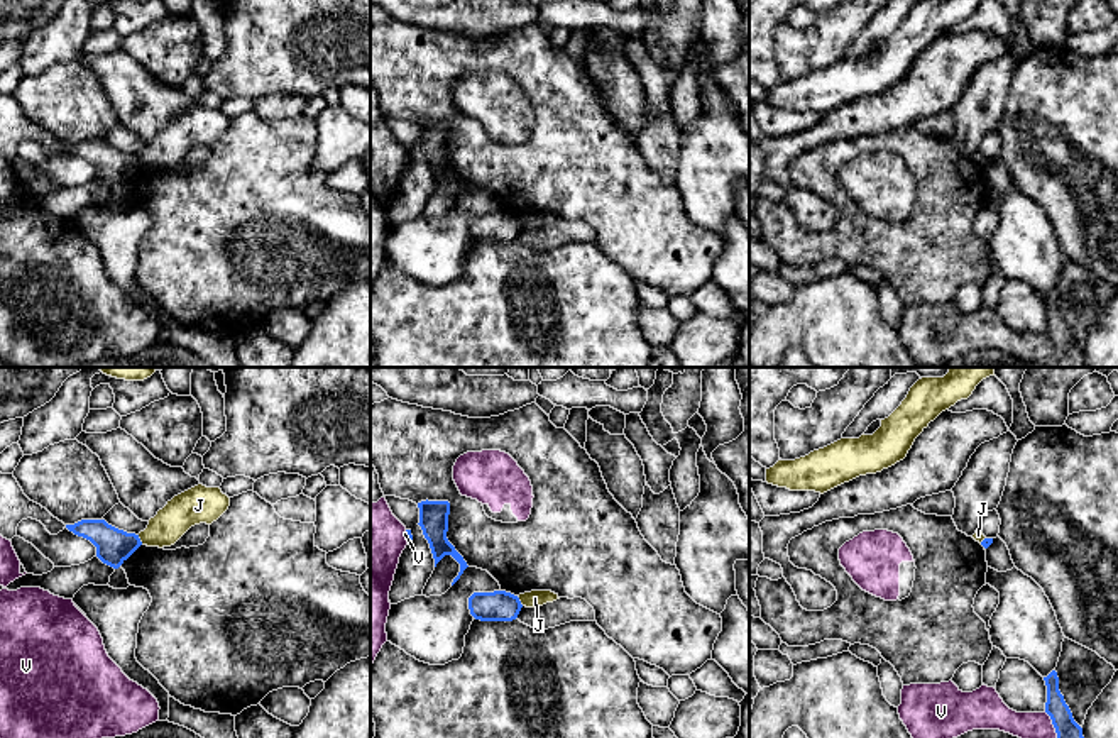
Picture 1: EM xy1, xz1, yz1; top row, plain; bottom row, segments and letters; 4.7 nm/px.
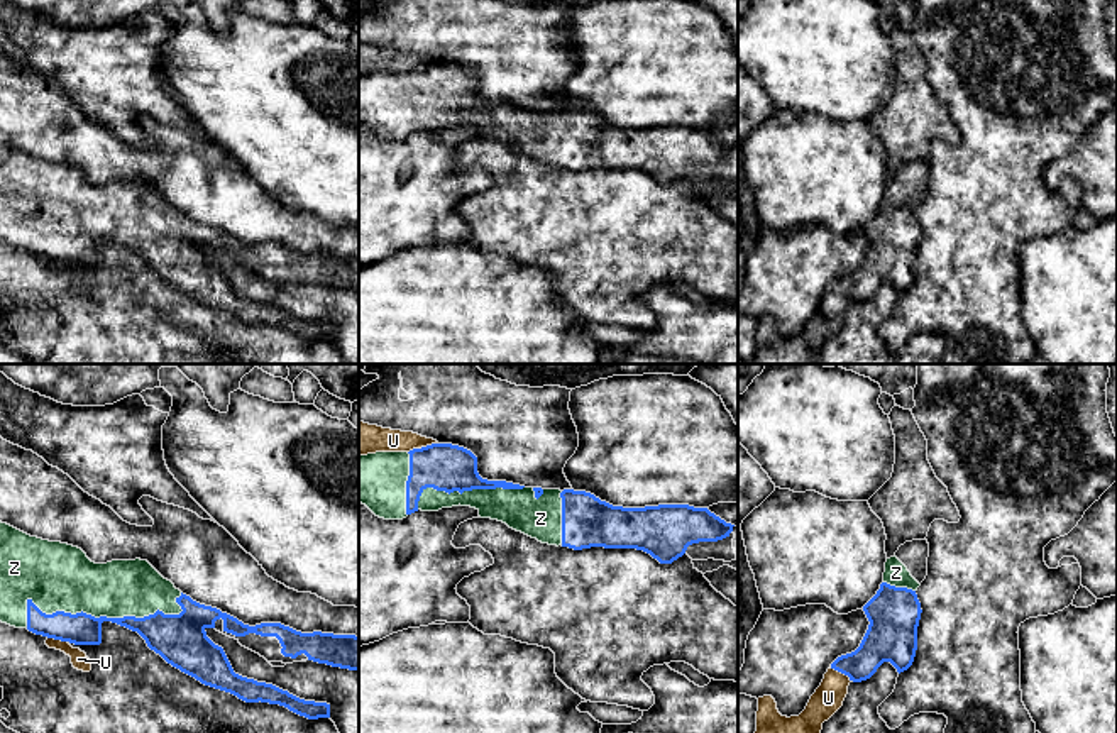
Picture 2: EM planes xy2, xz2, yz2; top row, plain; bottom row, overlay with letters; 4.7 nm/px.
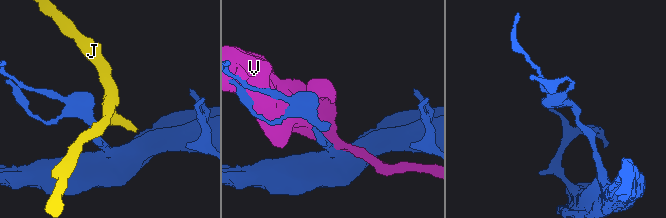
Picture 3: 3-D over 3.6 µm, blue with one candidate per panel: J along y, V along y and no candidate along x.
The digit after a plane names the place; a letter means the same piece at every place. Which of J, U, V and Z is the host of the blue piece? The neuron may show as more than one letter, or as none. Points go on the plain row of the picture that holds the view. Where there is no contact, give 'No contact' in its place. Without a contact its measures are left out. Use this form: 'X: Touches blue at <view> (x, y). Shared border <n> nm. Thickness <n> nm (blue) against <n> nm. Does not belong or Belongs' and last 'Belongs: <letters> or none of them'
J: Touches blue at xy1 (139, 161). Shared border 50 nm. Thickness 170 nm (blue) against 160 nm. Does not belong
U: Touches blue at xz2 (422, 68). Shared border 150 nm. Thickness 220 nm (blue) against 140 nm. Does not belong
V: Touches blue at yz1 (1054, 347). Shared border 180 nm. Thickness 140 nm (blue) against 140 nm. Does not belong
Z: Touches blue at xy2 (100, 237). Shared border 750 nm. Thickness 150 nm (blue) against 300 nm. Belongs
Belongs: Z

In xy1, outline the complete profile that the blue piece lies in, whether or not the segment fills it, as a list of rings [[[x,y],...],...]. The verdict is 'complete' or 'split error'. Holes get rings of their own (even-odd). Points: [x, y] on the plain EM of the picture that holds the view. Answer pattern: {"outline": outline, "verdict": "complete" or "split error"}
{"outline": [[[81,140],[66,149],[90,161],[96,168],[96,178],[113,190],[118,190],[142,166],[139,156],[118,151],[105,140]]], "verdict": "complete"}

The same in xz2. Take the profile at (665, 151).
{"outline": [[[432,64],[410,73],[376,73],[359,76],[359,124],[384,141],[403,141],[421,132],[438,132],[452,127],[470,127],[481,139],[506,144],[542,164],[562,166],[574,171],[636,169],[650,174],[660,185],[672,185],[689,166],[718,163],[733,152],[707,129],[689,125],[658,125],[623,129],[601,122],[591,113],[574,110],[525,108],[506,102],[487,102],[477,93],[477,78],[459,66]]], "verdict": "split error"}

